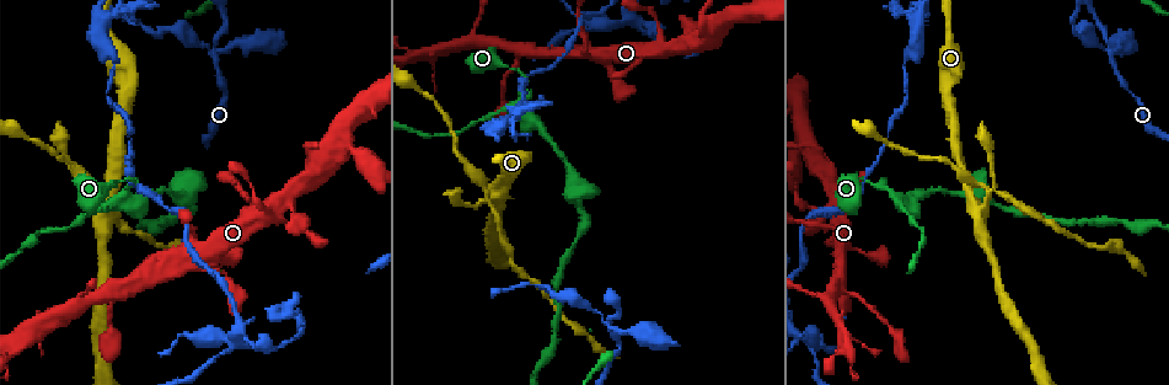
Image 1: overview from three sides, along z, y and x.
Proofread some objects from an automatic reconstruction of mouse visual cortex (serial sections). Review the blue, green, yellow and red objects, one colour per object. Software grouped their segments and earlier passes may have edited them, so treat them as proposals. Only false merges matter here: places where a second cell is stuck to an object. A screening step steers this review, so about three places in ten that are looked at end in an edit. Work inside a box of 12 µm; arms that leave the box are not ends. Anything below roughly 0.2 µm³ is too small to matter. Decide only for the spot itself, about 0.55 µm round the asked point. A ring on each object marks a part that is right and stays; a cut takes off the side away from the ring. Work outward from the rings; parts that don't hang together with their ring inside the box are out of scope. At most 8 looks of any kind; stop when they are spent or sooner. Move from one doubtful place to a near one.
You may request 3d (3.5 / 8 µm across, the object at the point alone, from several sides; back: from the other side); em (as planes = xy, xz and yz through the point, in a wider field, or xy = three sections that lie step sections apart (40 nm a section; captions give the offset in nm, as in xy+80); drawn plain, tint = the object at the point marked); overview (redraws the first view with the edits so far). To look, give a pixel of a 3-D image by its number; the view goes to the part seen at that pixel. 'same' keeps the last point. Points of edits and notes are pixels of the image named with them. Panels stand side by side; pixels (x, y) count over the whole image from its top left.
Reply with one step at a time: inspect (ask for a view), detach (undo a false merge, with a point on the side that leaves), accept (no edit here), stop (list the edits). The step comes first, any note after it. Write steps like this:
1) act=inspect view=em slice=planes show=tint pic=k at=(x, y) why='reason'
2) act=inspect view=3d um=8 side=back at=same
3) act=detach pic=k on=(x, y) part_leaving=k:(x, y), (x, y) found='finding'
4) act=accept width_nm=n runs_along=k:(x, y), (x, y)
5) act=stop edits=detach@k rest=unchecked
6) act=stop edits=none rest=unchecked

act=inspect view=3d um=3.5 side=back pic=1 at=(126, 196) why='calibre changes'

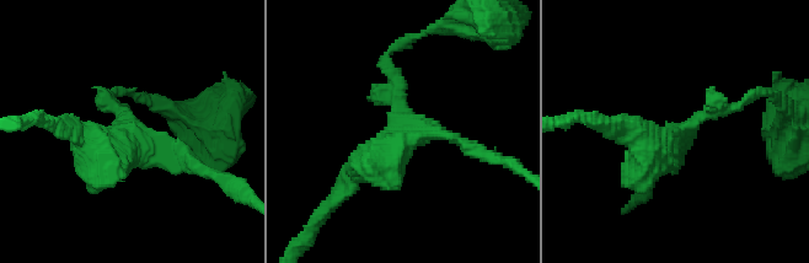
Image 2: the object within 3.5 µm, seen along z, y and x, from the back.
act=inspect view=em slice=xy step=2 show=tint pic=2 at=(407, 127)

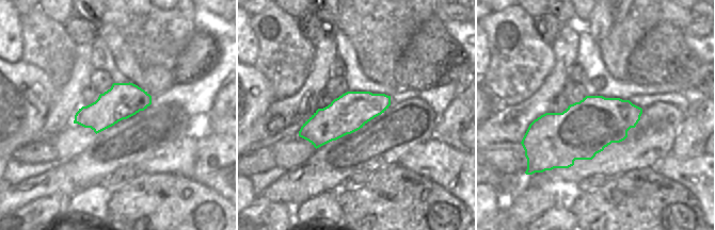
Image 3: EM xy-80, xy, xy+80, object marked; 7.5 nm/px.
act=inspect view=em slice=planes show=tint at=same why='cut it another way'

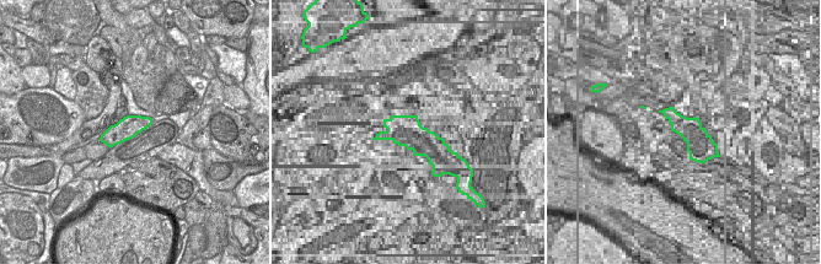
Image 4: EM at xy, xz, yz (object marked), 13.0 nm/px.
act=accept runs_along=2:(385, 63), (405, 135), (348, 176) found='all the same cell'

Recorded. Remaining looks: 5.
act=inspect view=3d um=8 pic=1 at=(198, 250) why='two arms in line, one across'

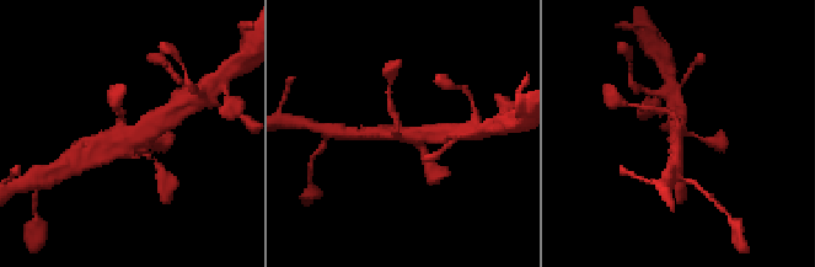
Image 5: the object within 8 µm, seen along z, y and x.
act=inspect view=3d um=3.5 pic=5 at=(403, 131) why='zoom in'

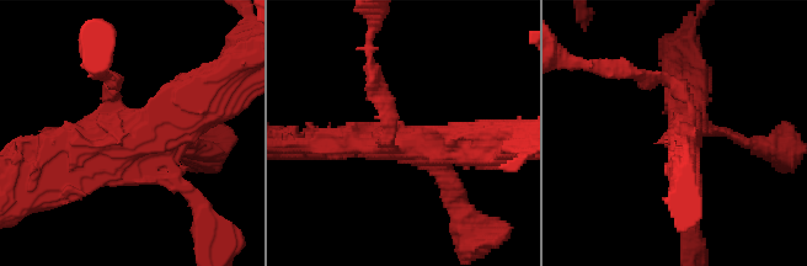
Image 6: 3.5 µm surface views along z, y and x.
act=inspect view=em slice=xy step=1 show=tint pic=6 at=(404, 141) why='now the EM'

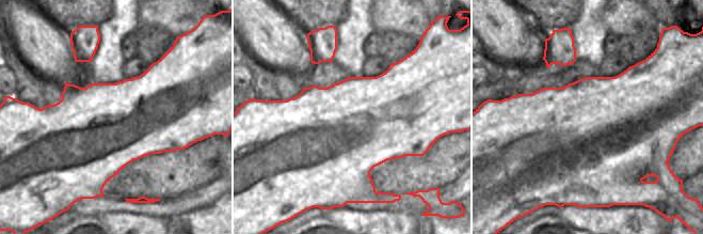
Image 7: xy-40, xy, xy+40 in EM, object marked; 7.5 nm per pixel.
act=accept width_nm=800 runs_along=6:(199, 97), (57, 170) found='one cell here'

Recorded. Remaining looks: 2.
act=stop edits=none rest=unchecked

